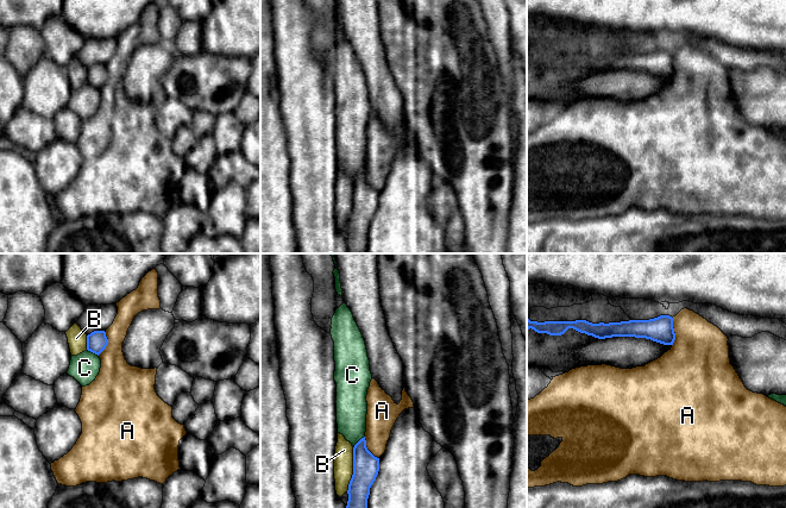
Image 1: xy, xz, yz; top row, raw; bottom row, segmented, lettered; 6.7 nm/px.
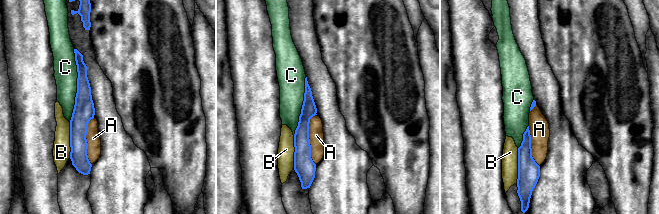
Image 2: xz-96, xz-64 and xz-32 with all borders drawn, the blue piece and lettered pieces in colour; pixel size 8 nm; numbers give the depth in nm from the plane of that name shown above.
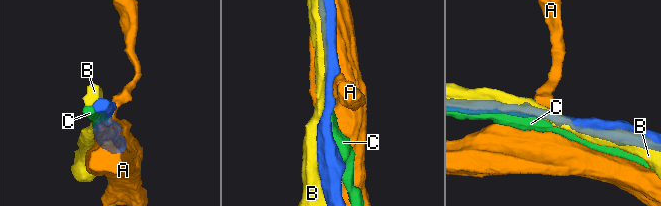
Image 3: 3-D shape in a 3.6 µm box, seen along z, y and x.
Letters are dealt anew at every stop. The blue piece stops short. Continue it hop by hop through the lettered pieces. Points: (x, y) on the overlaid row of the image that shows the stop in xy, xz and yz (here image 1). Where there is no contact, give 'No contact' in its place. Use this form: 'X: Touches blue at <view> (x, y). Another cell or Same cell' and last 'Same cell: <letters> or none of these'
A: Touches blue at yz (673, 332). Another cell
B: Touches blue at xz (353, 470). Another cell
C: Touches blue at xz (358, 441). Another cell
Same cell: none of these

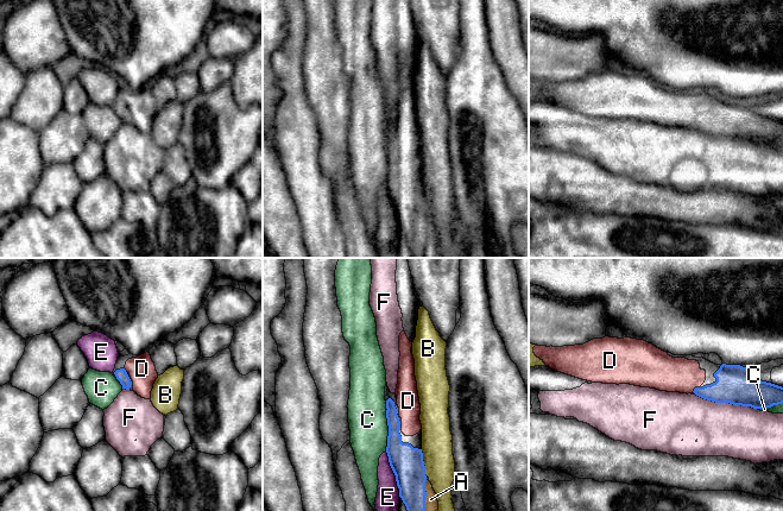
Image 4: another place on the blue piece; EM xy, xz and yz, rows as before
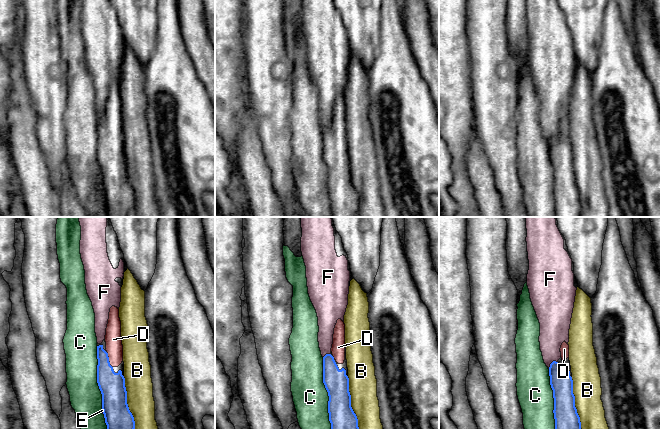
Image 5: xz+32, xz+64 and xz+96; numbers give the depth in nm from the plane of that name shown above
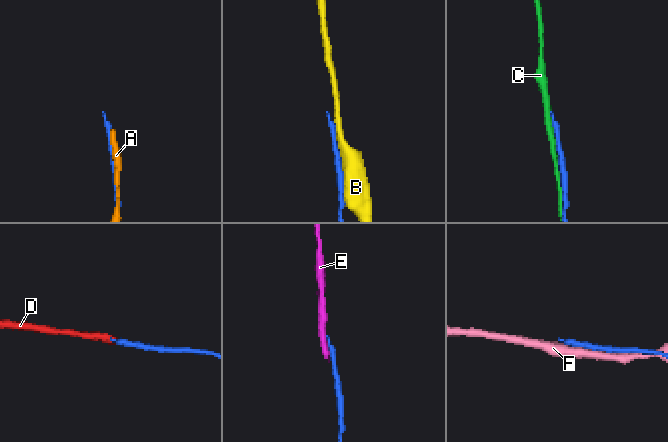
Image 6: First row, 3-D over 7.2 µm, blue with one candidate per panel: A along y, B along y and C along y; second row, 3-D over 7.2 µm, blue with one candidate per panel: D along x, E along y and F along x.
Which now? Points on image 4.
A: Touches blue at xz (425, 496). Another cell
B: Touches blue at xz (423, 462). Another cell
C: Touches blue at xz (389, 431). Another cell
D: Touches blue at yz (695, 388). Same cell
E: Touches blue at xz (392, 470). Another cell
F: Touches blue at yz (726, 402). Another cell
Same cell: D

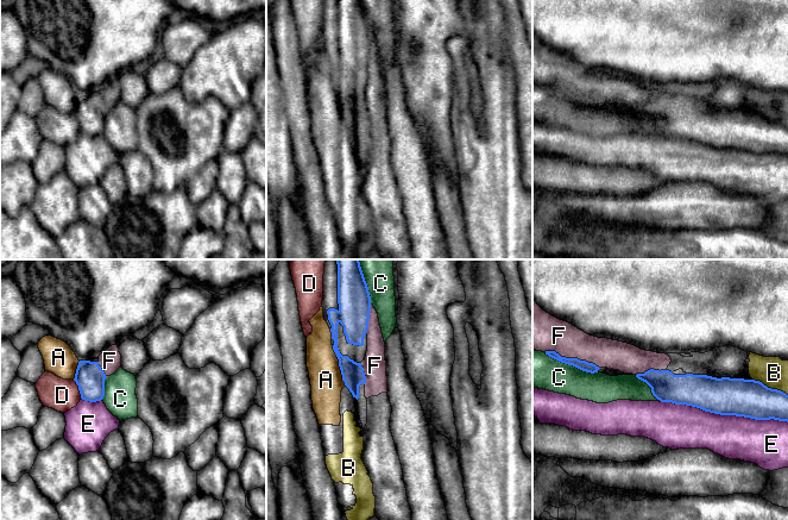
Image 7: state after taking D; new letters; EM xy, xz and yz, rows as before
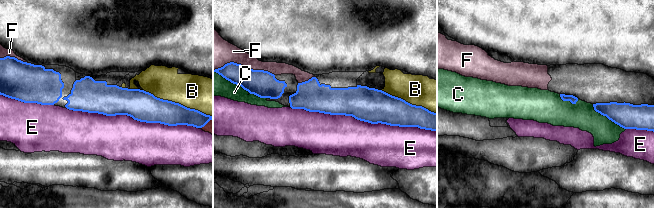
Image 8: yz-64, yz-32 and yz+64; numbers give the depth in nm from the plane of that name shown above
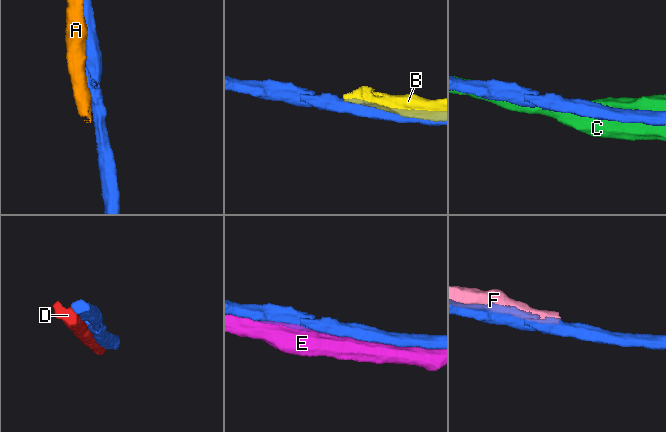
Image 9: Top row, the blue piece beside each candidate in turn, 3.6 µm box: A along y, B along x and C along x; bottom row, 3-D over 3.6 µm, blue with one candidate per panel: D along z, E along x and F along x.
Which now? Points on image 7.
A: Touches blue at xz (339, 365). Another cell
B: Touches blue at yz (770, 388). Another cell
C: Touches blue at yz (571, 364). Another cell
D: Touches blue at xy (79, 389). Another cell
E: Touches blue at yz (724, 414). Another cell
F: Touches blue at yz (572, 358). Another cell
Same cell: none of these

